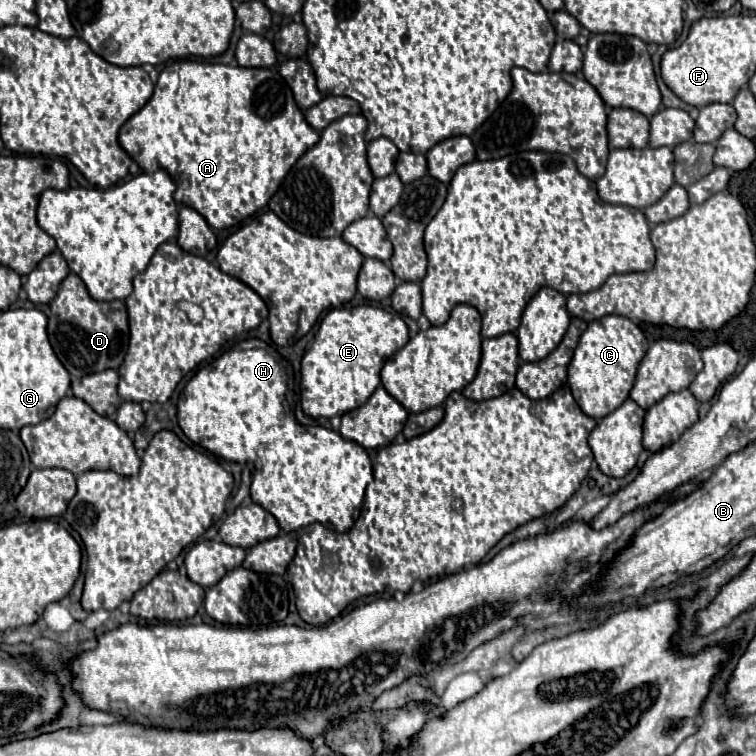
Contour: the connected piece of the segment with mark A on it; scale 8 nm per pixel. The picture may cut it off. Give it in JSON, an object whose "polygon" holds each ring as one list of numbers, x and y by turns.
{"polygon":[[177,59,167,65,155,83,153,97,139,109,119,131,121,147,147,173,157,169,169,171,177,185,175,201,193,207,213,229,237,225,247,215,251,217,269,203,279,189,287,171,297,159,319,141,315,131,297,107,291,89,275,69,247,69,239,65,201,63]]}

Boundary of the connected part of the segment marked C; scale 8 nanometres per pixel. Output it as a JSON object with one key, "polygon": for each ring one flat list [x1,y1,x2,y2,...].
{"polygon":[[607,315,589,323,569,363,569,387,585,415,603,419,629,397,637,367,647,351,645,343,643,331,627,317]]}

